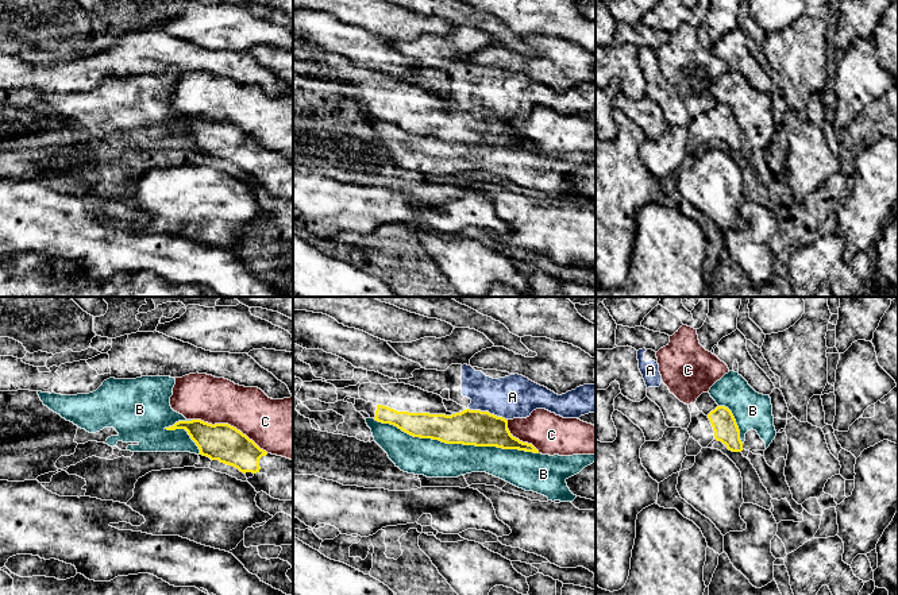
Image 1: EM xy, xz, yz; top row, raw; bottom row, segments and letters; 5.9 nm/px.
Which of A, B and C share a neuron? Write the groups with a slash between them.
A / B / C

